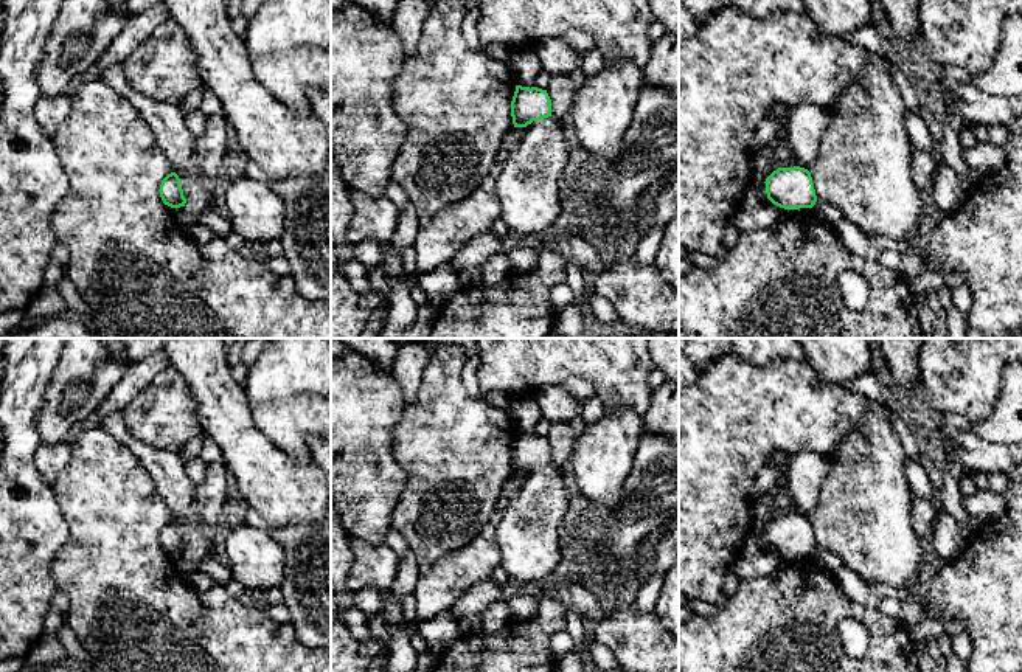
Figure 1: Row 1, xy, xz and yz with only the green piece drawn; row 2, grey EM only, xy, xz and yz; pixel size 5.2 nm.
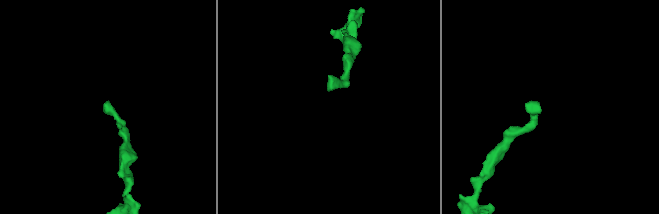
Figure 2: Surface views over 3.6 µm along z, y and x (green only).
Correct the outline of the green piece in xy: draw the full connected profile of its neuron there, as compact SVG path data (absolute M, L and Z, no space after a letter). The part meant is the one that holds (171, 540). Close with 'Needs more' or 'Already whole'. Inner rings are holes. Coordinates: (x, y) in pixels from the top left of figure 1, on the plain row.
M176 520L168 521L160 532L160 545L171 556L185 554L186 546L180 534L180 526Z. Already whole

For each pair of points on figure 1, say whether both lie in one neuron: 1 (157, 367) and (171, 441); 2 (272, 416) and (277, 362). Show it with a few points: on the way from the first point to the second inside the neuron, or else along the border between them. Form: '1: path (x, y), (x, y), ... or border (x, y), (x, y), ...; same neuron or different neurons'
1: border (168, 365), (132, 399); different neurons
2: path (277, 402), (277, 376); same neuron

